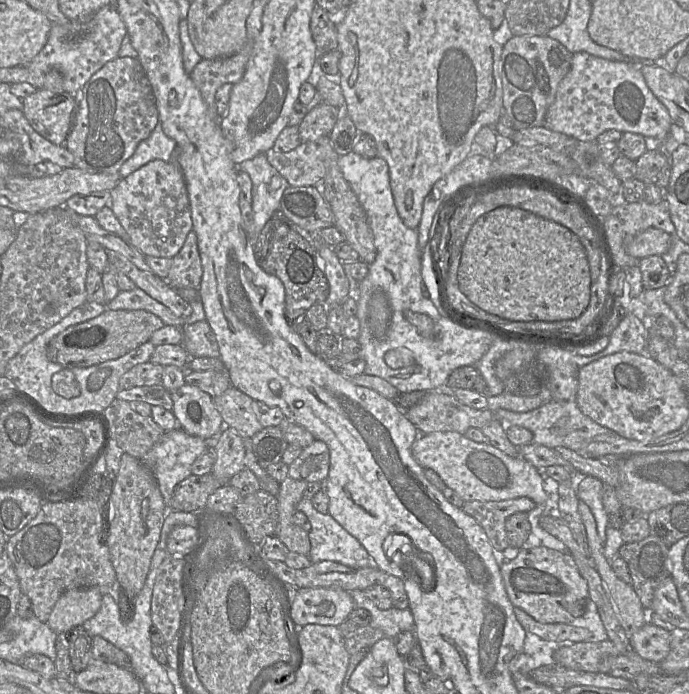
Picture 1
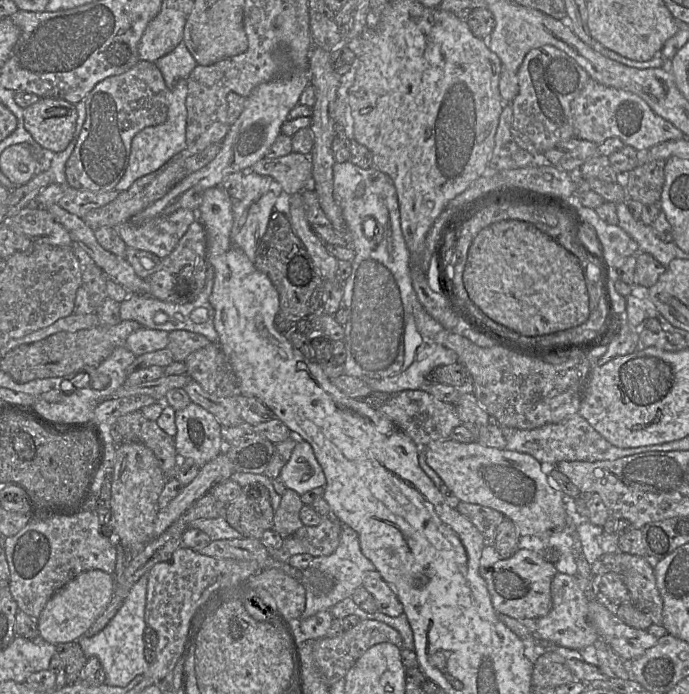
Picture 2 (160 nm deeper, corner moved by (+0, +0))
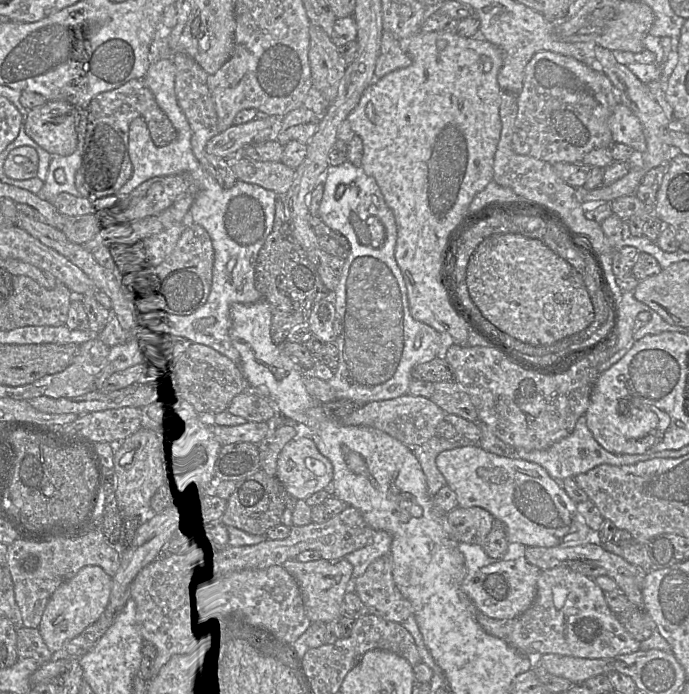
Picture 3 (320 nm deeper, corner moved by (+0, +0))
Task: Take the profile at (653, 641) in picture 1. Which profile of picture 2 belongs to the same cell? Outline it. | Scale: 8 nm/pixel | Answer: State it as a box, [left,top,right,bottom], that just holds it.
[519,572,659,661]

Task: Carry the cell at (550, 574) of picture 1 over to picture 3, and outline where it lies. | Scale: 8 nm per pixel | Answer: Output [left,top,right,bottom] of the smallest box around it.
[463,557,541,620]

